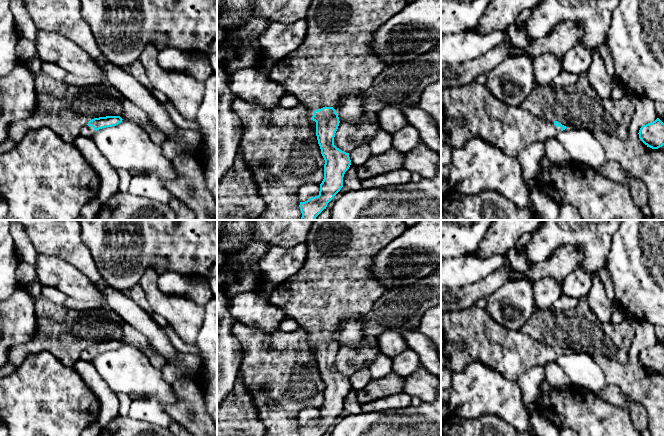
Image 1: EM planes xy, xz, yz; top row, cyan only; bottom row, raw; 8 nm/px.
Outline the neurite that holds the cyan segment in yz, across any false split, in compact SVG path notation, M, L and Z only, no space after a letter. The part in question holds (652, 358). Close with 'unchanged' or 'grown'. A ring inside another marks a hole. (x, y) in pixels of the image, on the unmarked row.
M659 342L643 349L638 358L647 371L658 373L664 369L664 347Z; unchanged

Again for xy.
M106 340L106 341L99 341L94 342L88 346L87 349L83 350L80 353L80 359L90 361L92 360L97 354L116 350L122 346L122 342L120 340Z; grown

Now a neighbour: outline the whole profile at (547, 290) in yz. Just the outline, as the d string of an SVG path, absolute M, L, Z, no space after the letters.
M545 277L533 281L534 302L537 309L551 309L562 295L562 285L556 279Z

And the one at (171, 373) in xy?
M167 362L162 367L161 374L166 382L173 384L183 376L183 370L180 366Z

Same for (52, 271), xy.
M37 253L34 267L43 286L56 288L75 300L99 303L106 308L105 295L97 283L61 258Z

